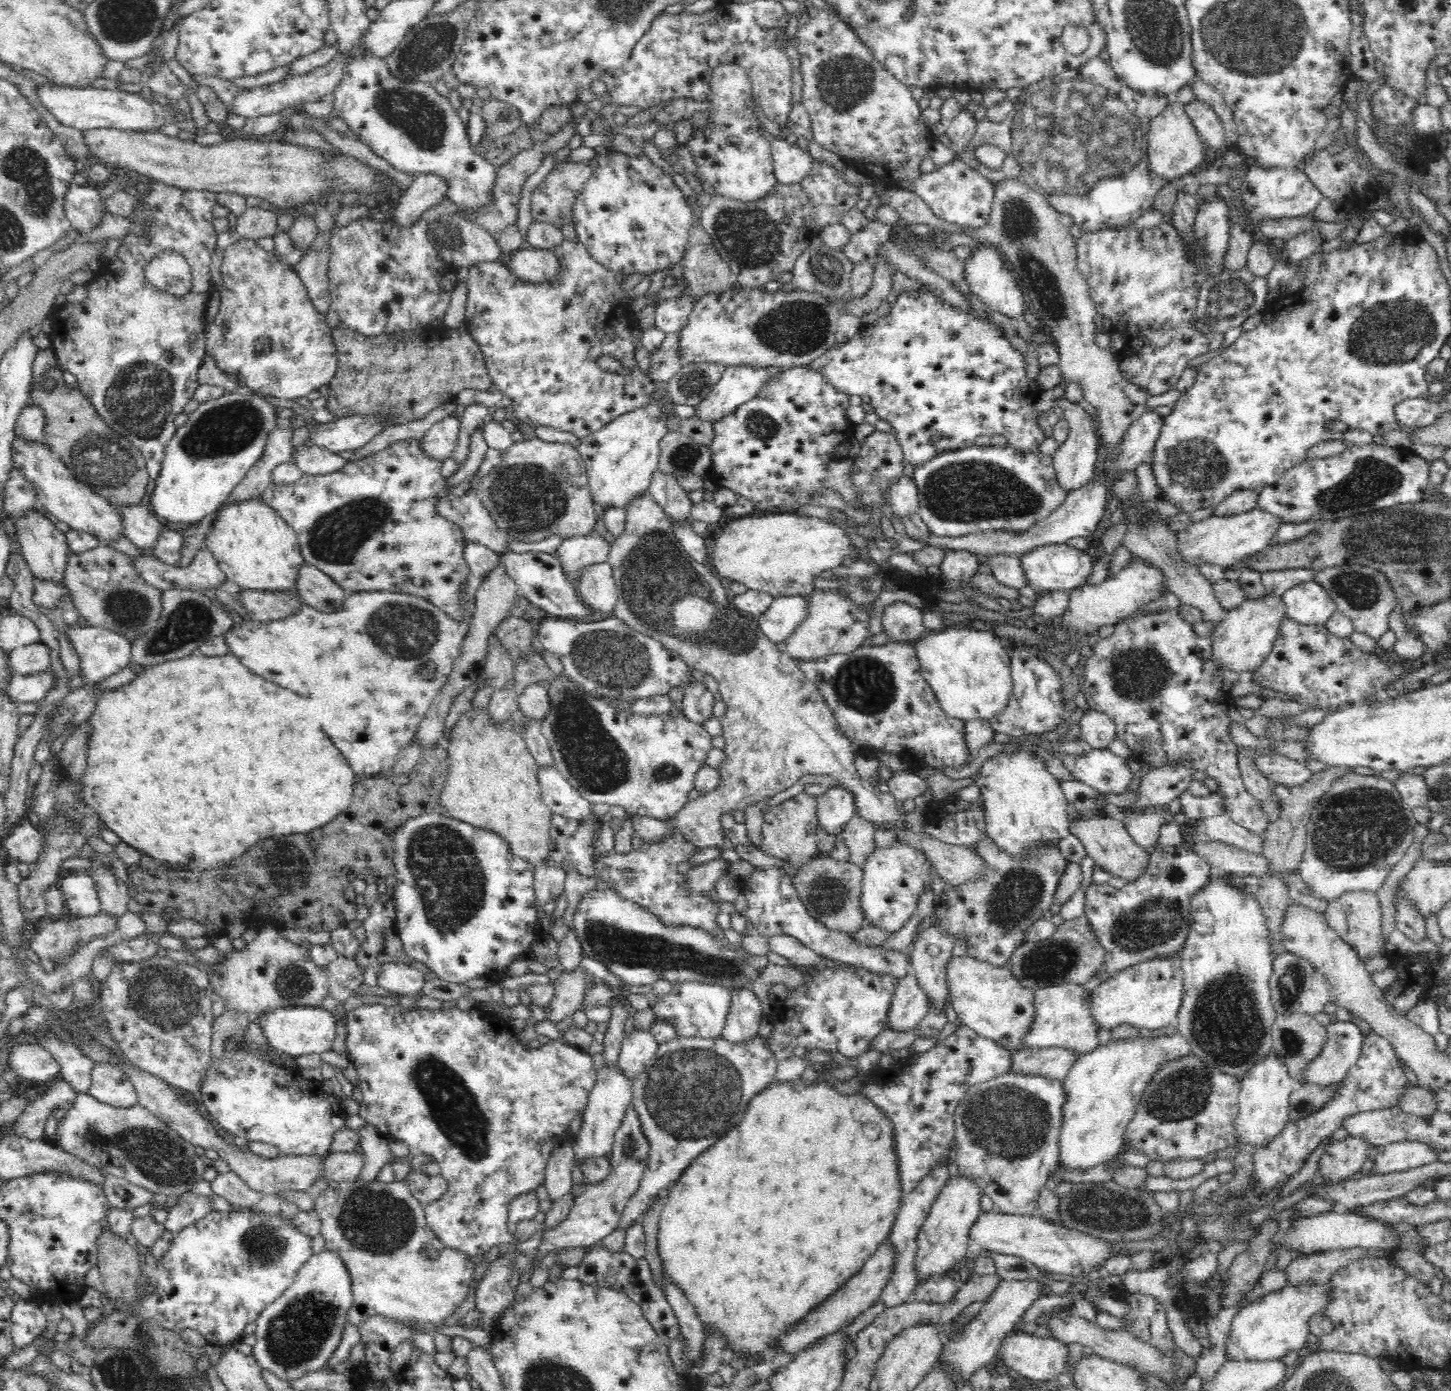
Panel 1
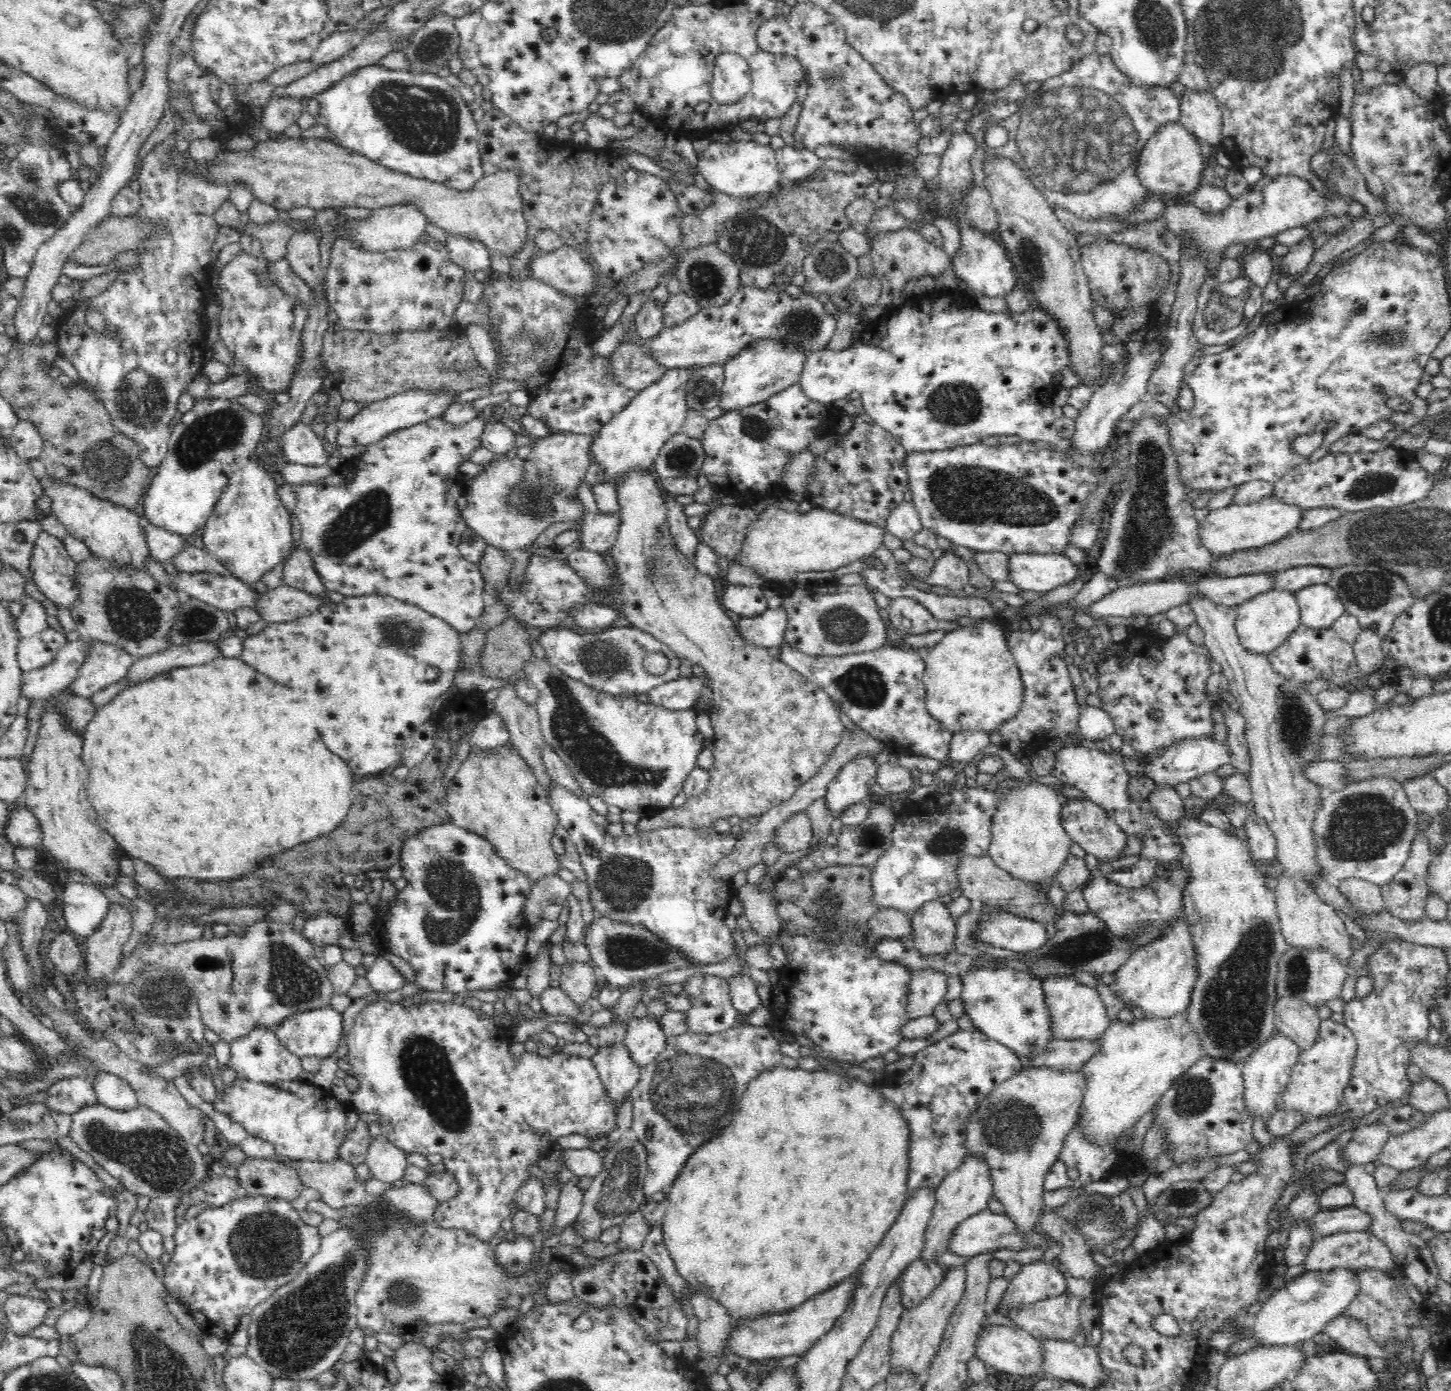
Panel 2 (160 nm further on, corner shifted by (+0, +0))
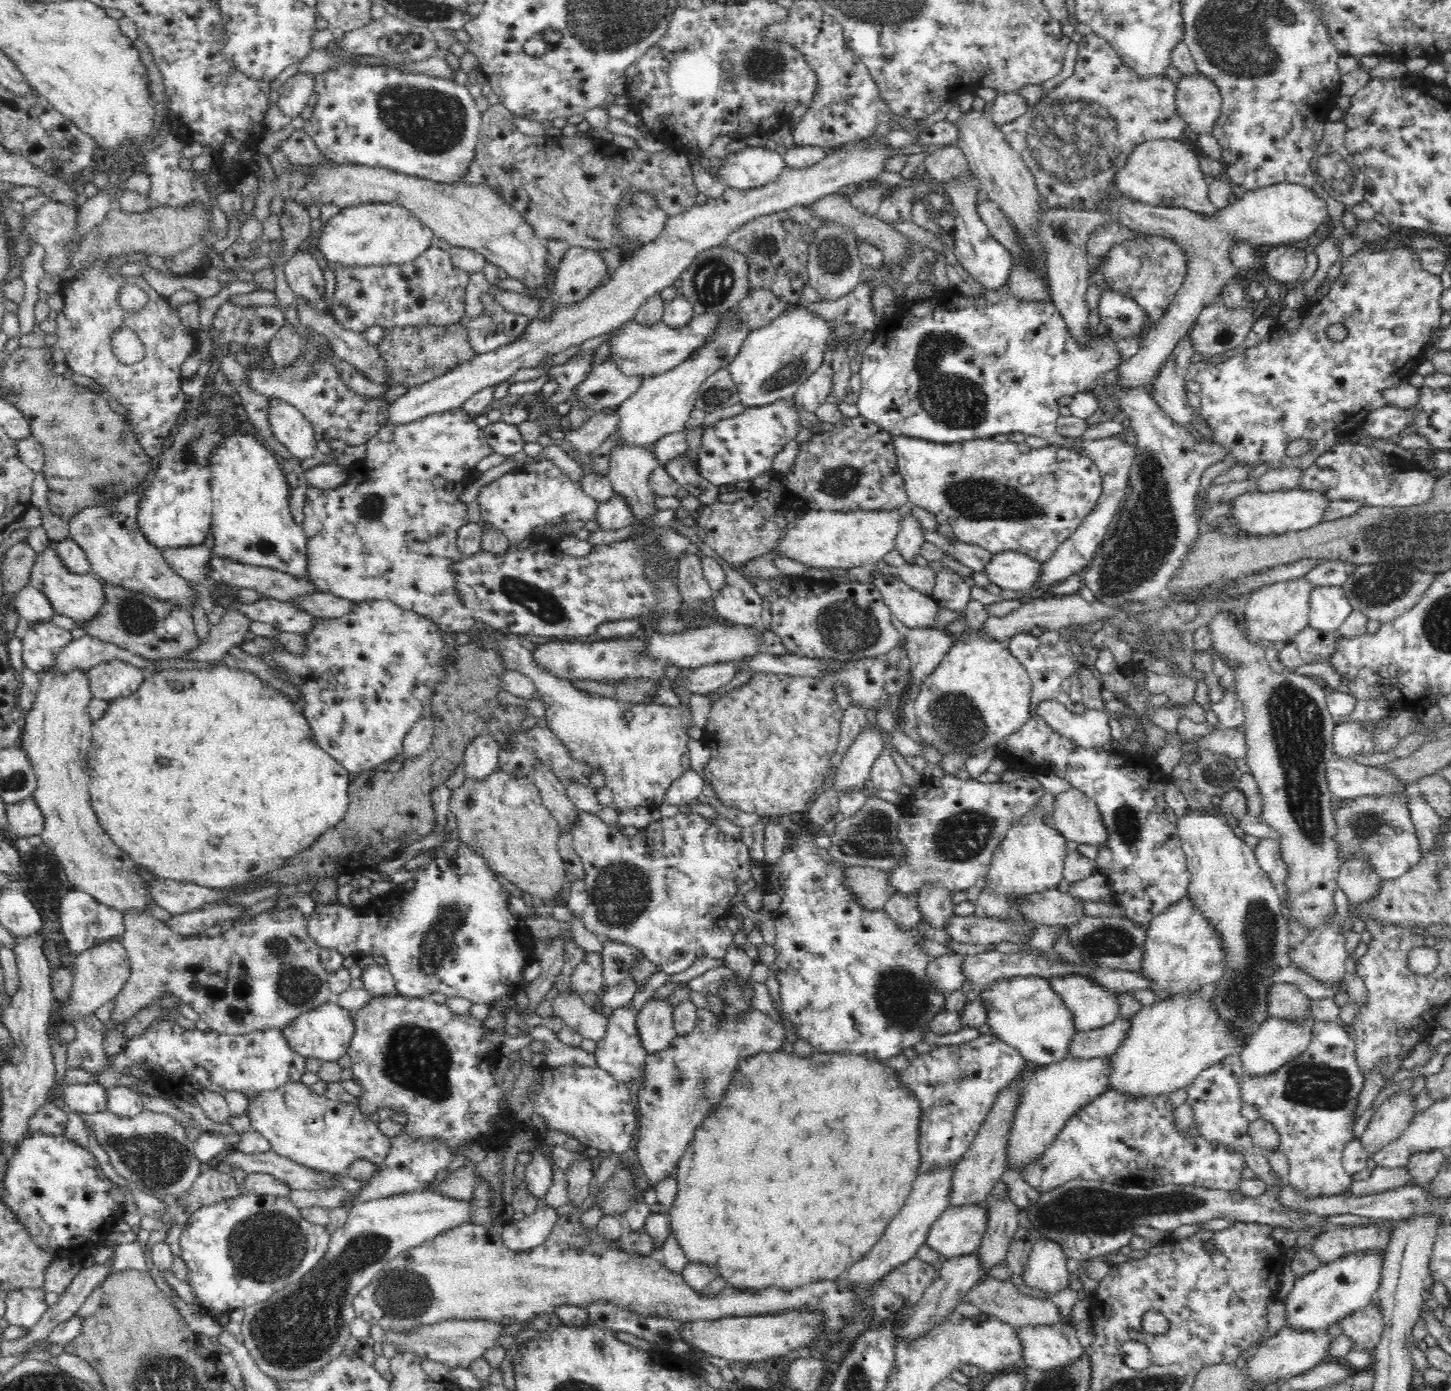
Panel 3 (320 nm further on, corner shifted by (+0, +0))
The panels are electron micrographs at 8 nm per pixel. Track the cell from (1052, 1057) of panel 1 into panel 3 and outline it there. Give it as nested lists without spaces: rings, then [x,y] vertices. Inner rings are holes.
[[[1117,1016],[1114,1022],[1102,1028],[1074,1033],[1067,1046],[1069,1058],[1092,1060],[1107,1059],[1115,1053],[1129,1027],[1130,1018]]]

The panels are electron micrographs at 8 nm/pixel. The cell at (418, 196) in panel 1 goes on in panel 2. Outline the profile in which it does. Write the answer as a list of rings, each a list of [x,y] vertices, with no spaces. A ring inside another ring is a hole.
[[[414,203],[385,206],[371,212],[371,216],[363,220],[345,220],[343,234],[352,234],[365,250],[400,250],[414,246],[416,239],[425,231],[428,224],[422,209]]]

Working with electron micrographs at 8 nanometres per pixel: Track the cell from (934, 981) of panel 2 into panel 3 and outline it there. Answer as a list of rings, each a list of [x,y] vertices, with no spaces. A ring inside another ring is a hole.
[[[948,954],[936,960],[930,960],[926,965],[927,981],[934,990],[942,996],[948,996],[961,989],[965,981],[961,973],[962,957],[960,954]]]

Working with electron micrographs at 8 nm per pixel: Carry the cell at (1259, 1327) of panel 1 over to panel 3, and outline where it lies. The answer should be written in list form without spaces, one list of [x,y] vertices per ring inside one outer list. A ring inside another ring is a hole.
[[[1372,1251],[1353,1253],[1321,1264],[1300,1278],[1296,1277],[1294,1288],[1283,1300],[1287,1327],[1300,1333],[1317,1333],[1339,1323],[1349,1314],[1368,1307],[1372,1295],[1379,1288],[1383,1256]]]

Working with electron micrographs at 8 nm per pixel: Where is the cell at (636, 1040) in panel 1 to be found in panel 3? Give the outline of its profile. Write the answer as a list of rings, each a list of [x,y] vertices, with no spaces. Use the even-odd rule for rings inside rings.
[[[650,999],[635,1019],[638,1038],[646,1054],[666,1050],[677,1036],[672,1019],[672,1004],[667,1000]]]

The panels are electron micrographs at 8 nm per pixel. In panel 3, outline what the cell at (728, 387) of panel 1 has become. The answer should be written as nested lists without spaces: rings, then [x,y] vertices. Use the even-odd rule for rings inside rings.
[[[798,304],[769,326],[748,333],[727,368],[738,391],[738,402],[742,406],[755,407],[793,398],[798,388],[823,363],[830,331],[828,322]]]

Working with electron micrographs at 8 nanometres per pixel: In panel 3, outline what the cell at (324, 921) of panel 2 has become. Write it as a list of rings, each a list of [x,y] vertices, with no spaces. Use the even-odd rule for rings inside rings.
[[[453,832],[451,835],[440,839],[438,848],[428,849],[428,856],[430,856],[428,864],[422,870],[416,870],[414,872],[415,887],[409,893],[398,896],[398,902],[390,908],[390,914],[394,914],[394,916],[380,916],[380,926],[384,930],[378,930],[376,928],[376,932],[372,932],[372,916],[366,916],[362,909],[358,910],[355,907],[350,907],[340,902],[334,902],[334,904],[320,904],[319,902],[315,902],[315,909],[310,916],[310,920],[307,921],[309,935],[321,948],[337,950],[345,957],[353,956],[355,958],[361,958],[366,955],[384,957],[390,972],[394,975],[394,979],[396,979],[396,993],[404,997],[426,997],[432,994],[432,992],[440,992],[450,998],[452,996],[459,996],[468,999],[472,1004],[487,1005],[494,1004],[494,1000],[511,998],[524,985],[522,971],[532,960],[533,947],[531,939],[516,939],[516,936],[518,936],[518,932],[516,932],[516,928],[518,928],[518,917],[510,911],[510,892],[504,889],[502,882],[496,878],[497,874],[490,869],[489,863],[486,861],[486,858],[483,858],[482,853],[462,841]]]

